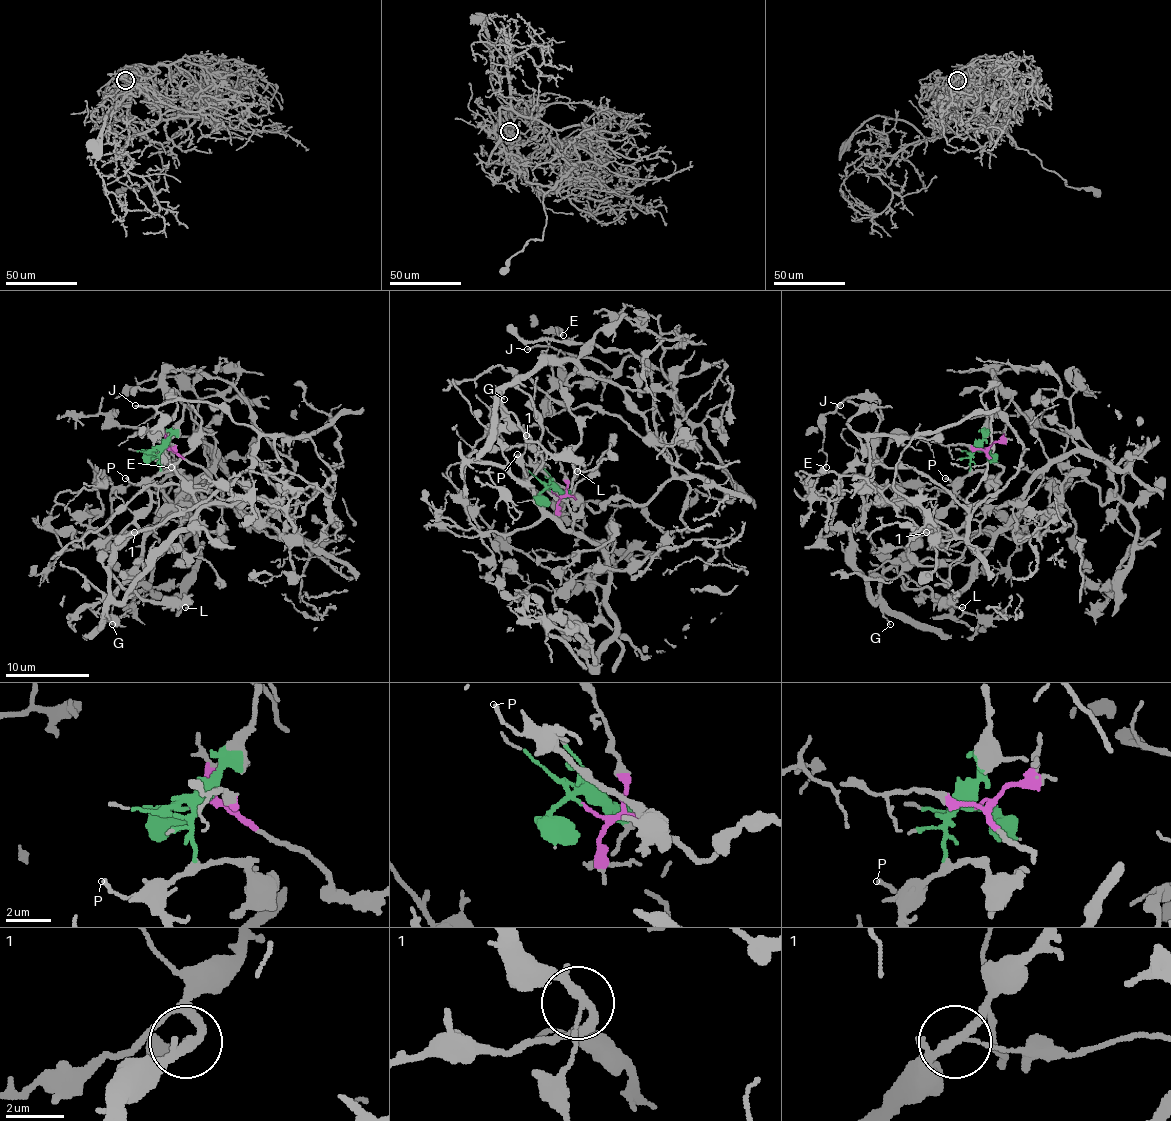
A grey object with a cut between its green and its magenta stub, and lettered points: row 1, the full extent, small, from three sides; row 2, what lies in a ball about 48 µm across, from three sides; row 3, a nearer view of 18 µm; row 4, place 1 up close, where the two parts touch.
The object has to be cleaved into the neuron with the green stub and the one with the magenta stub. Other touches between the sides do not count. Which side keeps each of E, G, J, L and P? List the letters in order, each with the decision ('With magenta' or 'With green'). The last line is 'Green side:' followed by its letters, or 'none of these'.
E: With magenta
G: With green
J: With magenta
L: With green
P: With green
Green side: G, L, P

